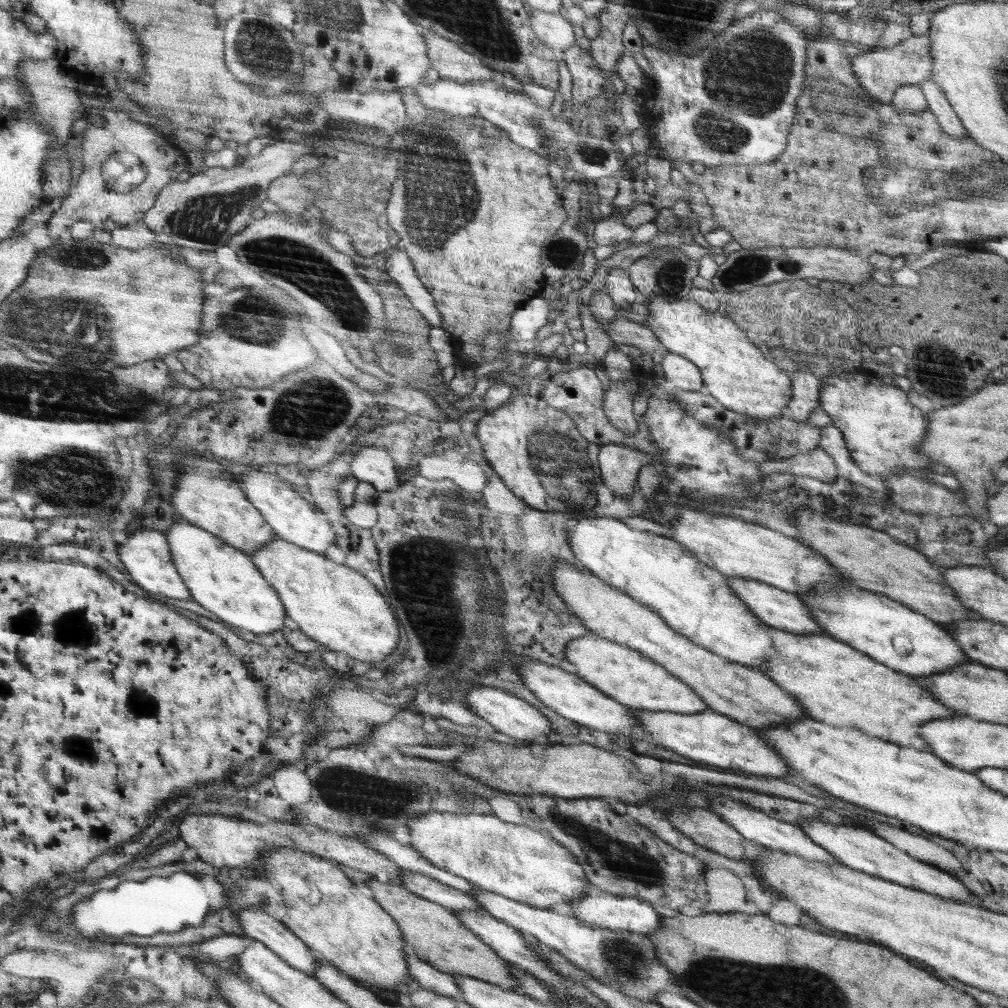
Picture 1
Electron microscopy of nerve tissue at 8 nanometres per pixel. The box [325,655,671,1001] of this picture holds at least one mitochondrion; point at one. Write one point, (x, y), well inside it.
(627, 958)

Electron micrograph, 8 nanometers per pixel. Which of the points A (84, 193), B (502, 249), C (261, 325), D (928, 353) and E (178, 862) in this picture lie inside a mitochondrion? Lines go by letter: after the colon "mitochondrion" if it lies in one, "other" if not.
A: other
B: other
C: mitochondrion
D: mitochondrion
E: other

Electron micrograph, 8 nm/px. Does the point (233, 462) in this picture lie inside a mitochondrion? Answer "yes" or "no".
no

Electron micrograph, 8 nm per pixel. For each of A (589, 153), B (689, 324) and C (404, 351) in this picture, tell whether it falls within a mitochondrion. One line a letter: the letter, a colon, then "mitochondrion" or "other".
A: mitochondrion
B: other
C: mitochondrion

